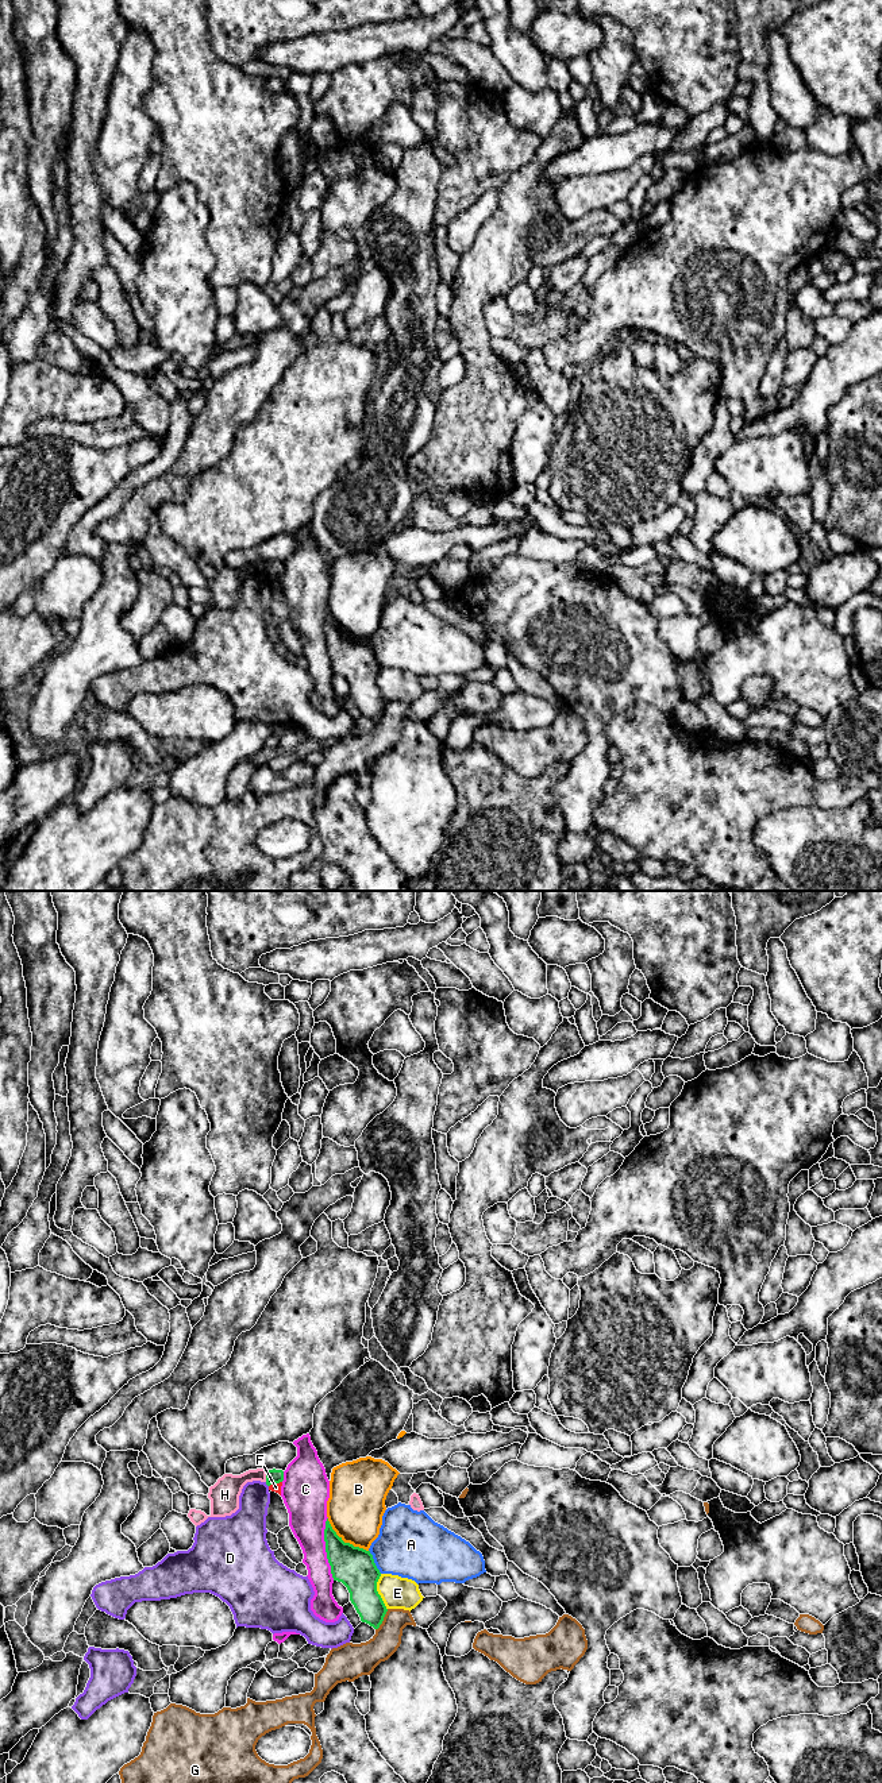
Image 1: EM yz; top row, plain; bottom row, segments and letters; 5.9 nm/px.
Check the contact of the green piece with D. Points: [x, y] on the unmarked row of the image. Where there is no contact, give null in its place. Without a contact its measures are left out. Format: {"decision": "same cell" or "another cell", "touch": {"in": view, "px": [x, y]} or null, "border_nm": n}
{"decision": "another cell", "touch": {"in": "yz", "px": [266, 577]}, "border_nm": 40}

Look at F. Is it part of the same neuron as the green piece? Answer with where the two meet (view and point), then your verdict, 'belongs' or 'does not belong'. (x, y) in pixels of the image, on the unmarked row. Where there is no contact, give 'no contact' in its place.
yz (274, 577) | does not belong

